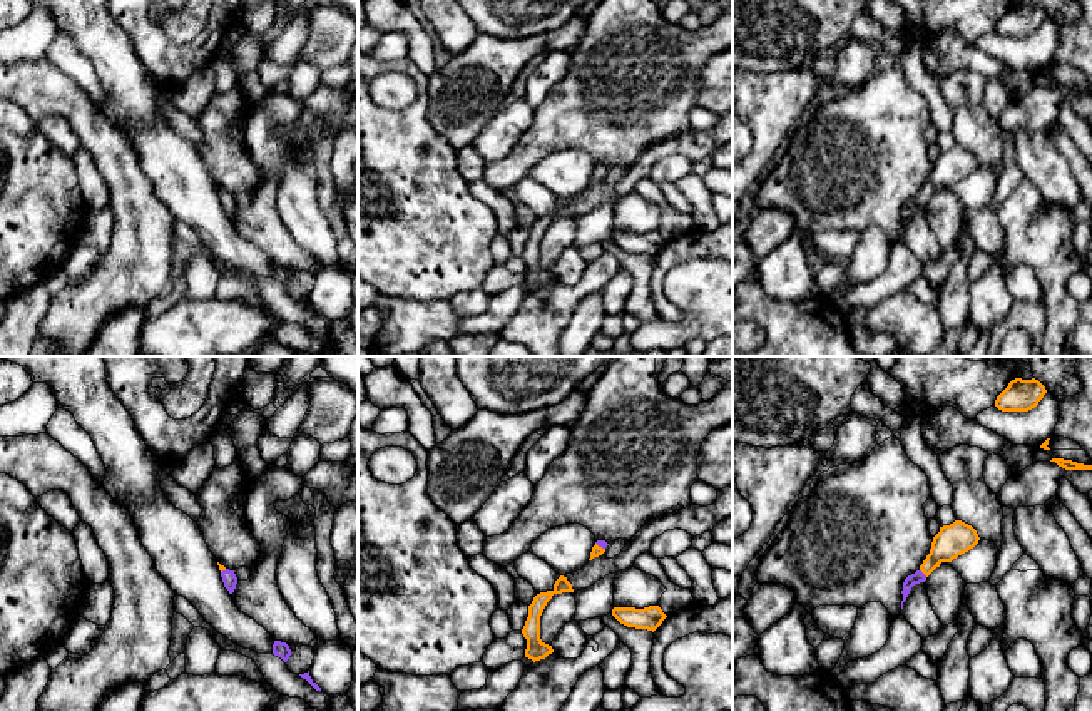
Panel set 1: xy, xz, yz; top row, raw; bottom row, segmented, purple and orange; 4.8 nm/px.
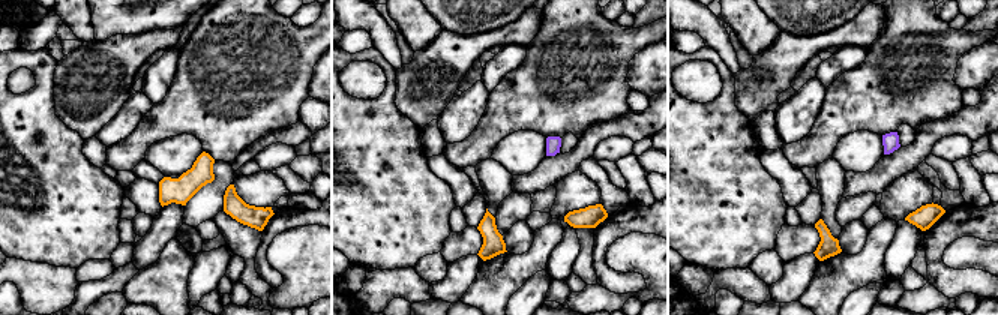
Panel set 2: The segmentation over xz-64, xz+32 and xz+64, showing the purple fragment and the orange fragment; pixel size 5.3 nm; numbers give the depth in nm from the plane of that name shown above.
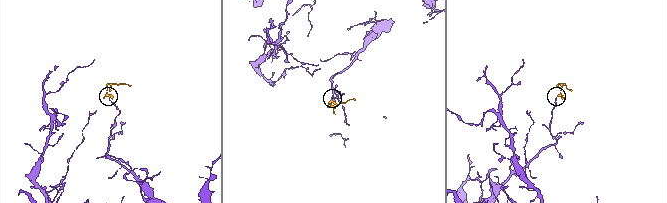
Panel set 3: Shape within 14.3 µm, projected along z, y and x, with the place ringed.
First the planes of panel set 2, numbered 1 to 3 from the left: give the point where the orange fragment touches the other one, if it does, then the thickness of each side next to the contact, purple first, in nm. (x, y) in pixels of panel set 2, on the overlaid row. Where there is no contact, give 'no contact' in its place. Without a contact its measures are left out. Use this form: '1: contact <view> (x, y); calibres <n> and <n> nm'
1: no contact
2: no contact
3: no contact

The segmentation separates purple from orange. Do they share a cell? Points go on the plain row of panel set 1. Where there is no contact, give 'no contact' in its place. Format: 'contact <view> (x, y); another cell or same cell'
contact yz (922, 198); same cell

